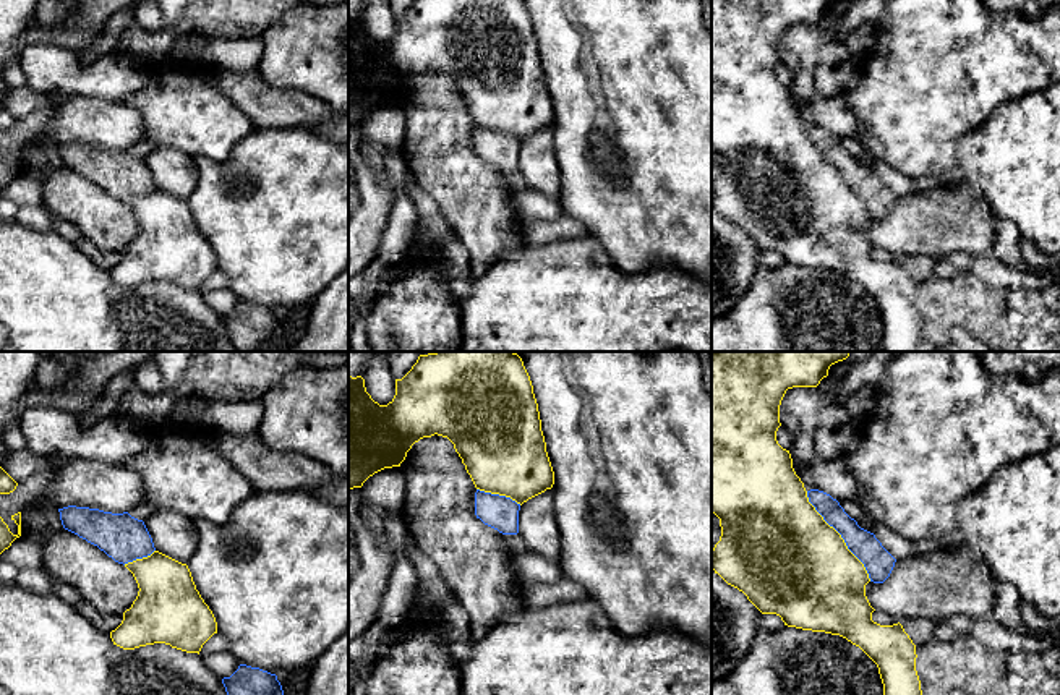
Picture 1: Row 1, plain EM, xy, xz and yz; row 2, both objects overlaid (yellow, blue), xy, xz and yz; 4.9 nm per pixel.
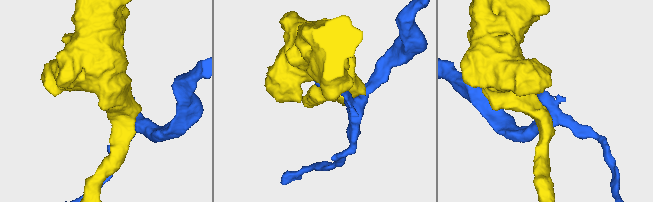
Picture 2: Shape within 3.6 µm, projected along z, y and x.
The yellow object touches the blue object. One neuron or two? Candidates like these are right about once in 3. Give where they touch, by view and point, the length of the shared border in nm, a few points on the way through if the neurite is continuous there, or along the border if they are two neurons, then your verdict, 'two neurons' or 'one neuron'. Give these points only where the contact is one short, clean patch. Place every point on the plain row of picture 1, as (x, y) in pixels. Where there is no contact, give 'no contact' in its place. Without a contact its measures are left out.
meets yellow in yz at (840, 174); contact 550 nm long; two neurons

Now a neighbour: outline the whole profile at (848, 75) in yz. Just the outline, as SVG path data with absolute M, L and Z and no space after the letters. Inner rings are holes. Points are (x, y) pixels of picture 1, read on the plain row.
M856 58L846 60L843 65L835 68L835 78L841 92L854 89L862 79L861 62Z

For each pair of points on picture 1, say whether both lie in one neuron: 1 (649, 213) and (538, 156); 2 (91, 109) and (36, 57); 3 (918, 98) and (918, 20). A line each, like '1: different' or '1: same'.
1: different
2: different
3: same

